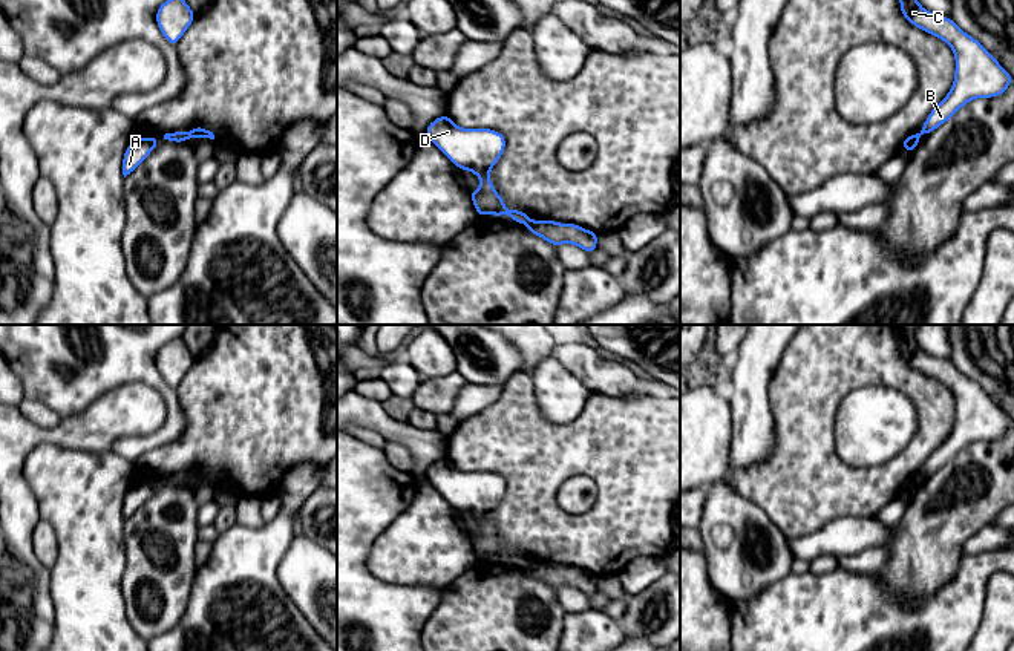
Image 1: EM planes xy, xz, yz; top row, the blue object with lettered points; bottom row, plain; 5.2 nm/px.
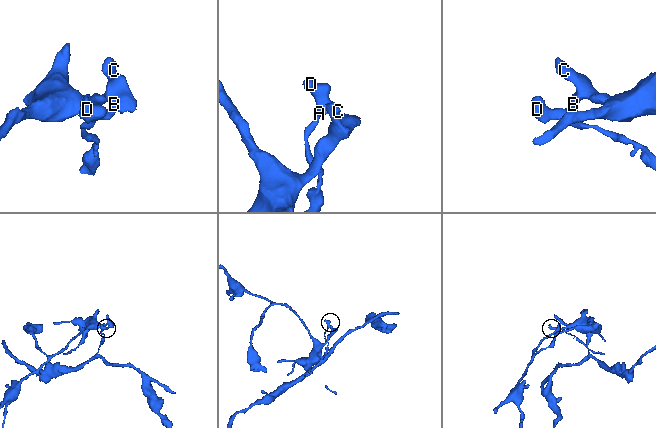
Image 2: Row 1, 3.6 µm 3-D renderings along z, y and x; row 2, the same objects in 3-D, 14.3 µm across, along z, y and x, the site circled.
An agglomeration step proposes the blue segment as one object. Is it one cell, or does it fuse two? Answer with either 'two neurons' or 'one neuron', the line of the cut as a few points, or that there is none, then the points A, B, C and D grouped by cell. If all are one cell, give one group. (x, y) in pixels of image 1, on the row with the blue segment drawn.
two neurons; cut in xz along (532, 221), (527, 224); A D / B C

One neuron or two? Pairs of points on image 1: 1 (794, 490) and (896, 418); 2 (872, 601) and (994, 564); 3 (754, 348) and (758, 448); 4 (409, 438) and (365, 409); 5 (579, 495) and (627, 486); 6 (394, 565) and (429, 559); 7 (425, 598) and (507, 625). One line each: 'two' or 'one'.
1: two
2: one
3: one
4: one
5: two
6: one
7: two

